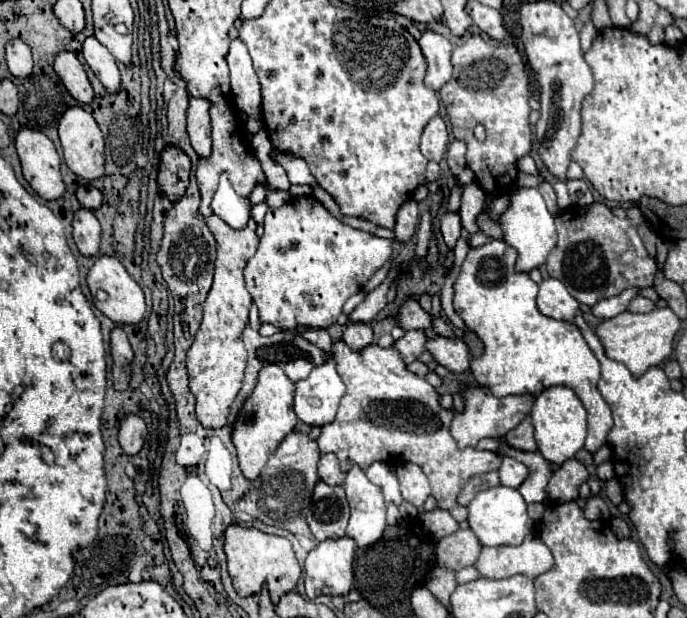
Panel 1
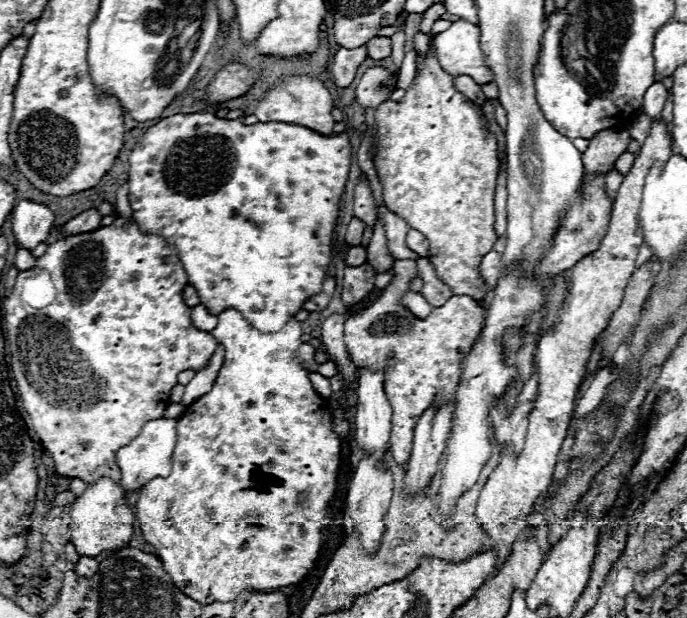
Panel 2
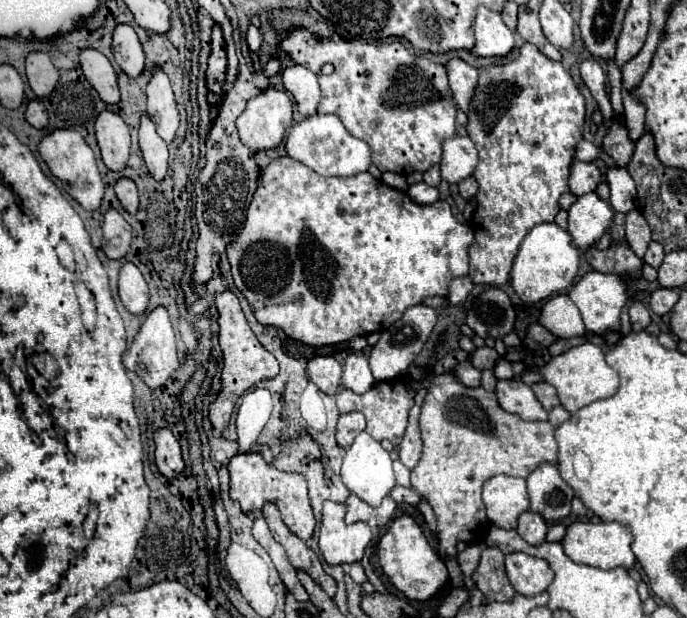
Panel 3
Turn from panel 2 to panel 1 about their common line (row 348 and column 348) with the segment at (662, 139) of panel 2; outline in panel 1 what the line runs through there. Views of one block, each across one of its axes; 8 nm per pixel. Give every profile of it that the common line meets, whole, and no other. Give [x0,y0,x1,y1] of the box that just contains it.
[304,536,356,600]

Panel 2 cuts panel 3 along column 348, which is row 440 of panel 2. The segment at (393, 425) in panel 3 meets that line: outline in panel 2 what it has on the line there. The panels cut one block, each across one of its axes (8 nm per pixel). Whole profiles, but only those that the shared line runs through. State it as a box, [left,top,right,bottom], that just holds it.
[344,260,486,466]

